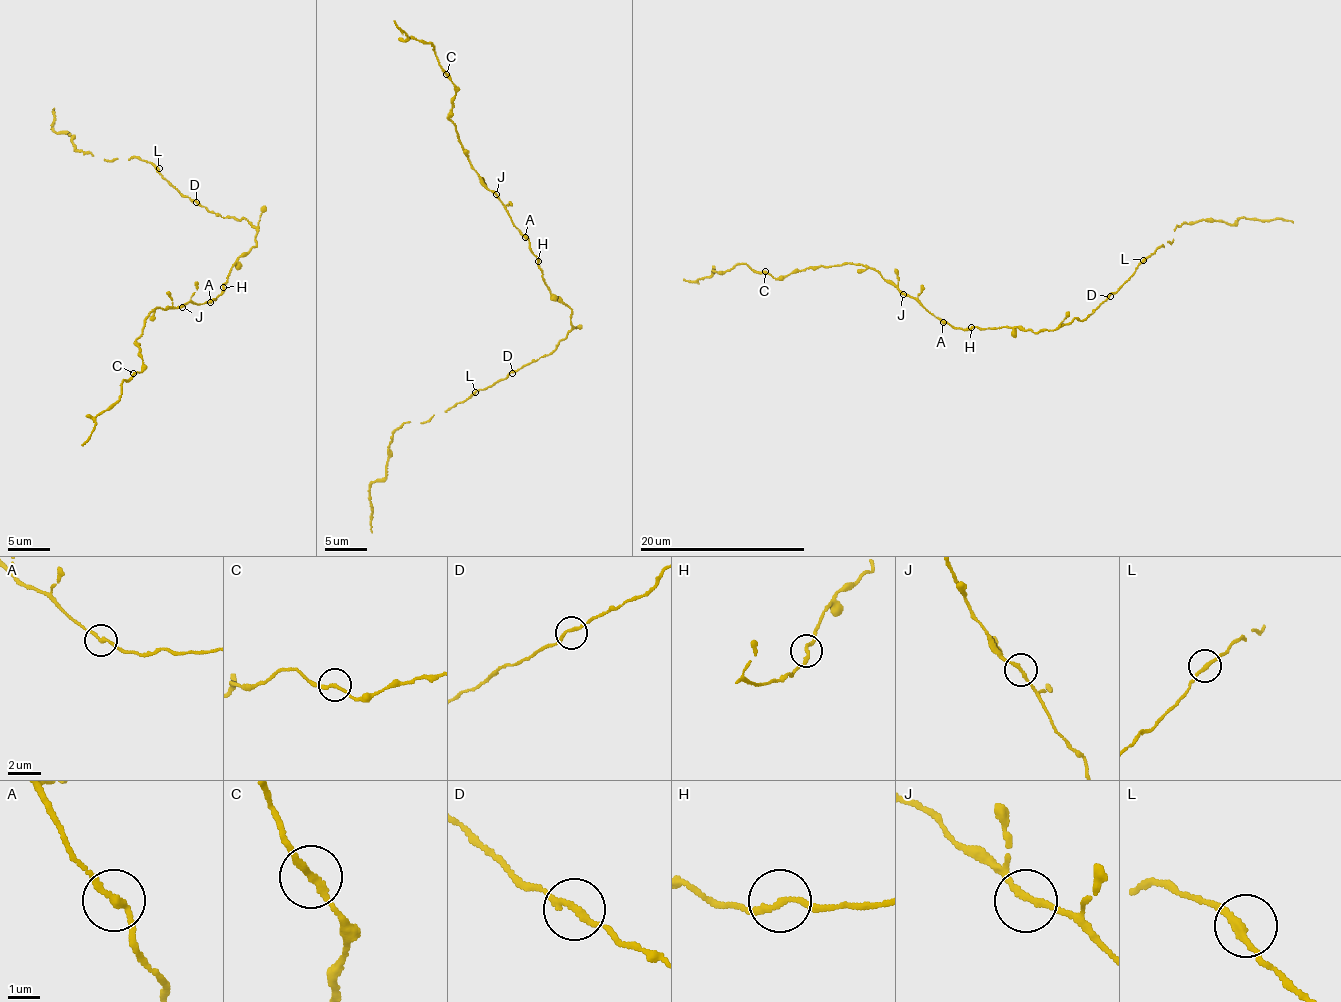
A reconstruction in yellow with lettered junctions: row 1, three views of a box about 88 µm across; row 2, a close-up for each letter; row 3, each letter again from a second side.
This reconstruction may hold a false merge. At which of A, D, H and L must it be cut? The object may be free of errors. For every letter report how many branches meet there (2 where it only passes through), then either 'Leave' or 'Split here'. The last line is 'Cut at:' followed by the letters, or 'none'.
A: Branches: 2. Leave
D: Branches: 2. Leave
H: Branches: 2. Leave
L: Branches: 2. Leave
Cut at: none

